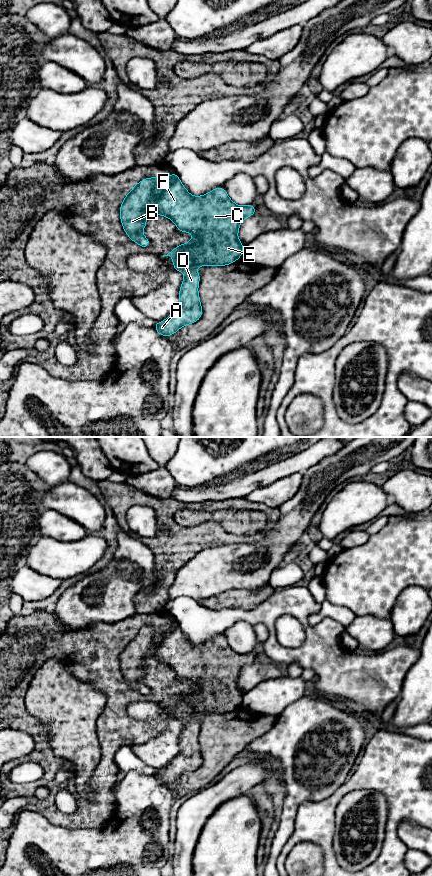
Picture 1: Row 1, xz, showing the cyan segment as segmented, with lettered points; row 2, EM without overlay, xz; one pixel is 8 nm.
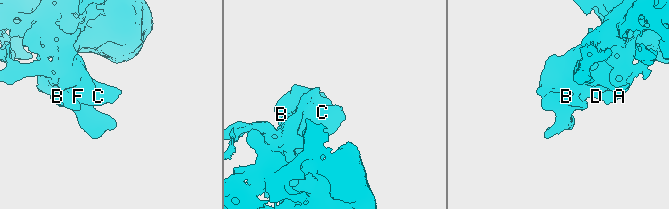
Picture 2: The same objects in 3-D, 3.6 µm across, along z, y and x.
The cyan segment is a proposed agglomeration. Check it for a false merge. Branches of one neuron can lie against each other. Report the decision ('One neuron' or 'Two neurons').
One neuron

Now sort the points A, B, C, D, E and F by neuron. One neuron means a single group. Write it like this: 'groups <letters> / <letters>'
groups A B C D E F

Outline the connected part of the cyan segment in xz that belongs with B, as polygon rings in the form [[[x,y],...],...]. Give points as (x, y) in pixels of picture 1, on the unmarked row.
[[[174,620],[172,623],[167,624],[165,627],[162,627],[158,624],[155,624],[153,626],[144,626],[143,628],[141,628],[139,631],[137,631],[133,637],[131,637],[131,639],[126,643],[126,645],[124,646],[121,654],[120,654],[120,667],[121,667],[121,671],[122,671],[122,675],[124,677],[124,679],[126,680],[126,682],[129,684],[130,688],[132,690],[137,690],[139,692],[139,694],[141,696],[146,696],[148,694],[150,694],[150,688],[142,683],[142,679],[144,678],[144,676],[146,675],[146,668],[148,666],[148,664],[151,661],[155,661],[156,663],[159,664],[166,664],[168,665],[173,671],[176,672],[178,679],[180,680],[189,680],[193,682],[193,687],[191,689],[188,689],[184,692],[181,692],[178,695],[173,696],[167,703],[163,703],[164,704],[171,704],[173,707],[173,714],[176,720],[185,720],[186,723],[182,729],[180,738],[179,738],[179,747],[180,747],[180,752],[179,754],[162,770],[156,770],[155,774],[153,775],[161,784],[163,785],[167,785],[170,783],[175,782],[178,778],[180,778],[181,775],[183,775],[184,773],[188,773],[188,772],[193,772],[195,770],[197,770],[202,762],[202,755],[201,755],[201,750],[200,750],[200,745],[198,742],[198,734],[199,734],[199,730],[200,730],[200,722],[198,719],[195,719],[194,717],[198,714],[225,714],[225,713],[230,713],[231,711],[235,710],[236,708],[239,708],[241,706],[242,700],[243,700],[243,696],[244,696],[244,692],[242,690],[239,689],[238,687],[238,679],[239,679],[239,675],[241,673],[241,670],[247,666],[250,665],[252,663],[254,663],[256,661],[256,656],[254,654],[254,652],[252,653],[246,653],[246,654],[239,654],[237,652],[235,652],[228,644],[226,638],[223,635],[218,635],[213,637],[212,639],[206,641],[203,644],[192,644],[187,638],[186,636],[183,634],[181,628],[179,627],[178,623],[176,620]]]

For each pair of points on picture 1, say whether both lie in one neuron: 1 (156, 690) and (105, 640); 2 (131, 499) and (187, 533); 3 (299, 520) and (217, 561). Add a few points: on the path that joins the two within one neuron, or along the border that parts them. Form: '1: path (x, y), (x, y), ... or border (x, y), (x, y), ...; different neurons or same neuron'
1: path (136, 696), (129, 695), (105, 671), (105, 660); same neuron
2: path (146, 500), (152, 502), (172, 525); same neuron
3: path (276, 544), (268, 566), (251, 576), (241, 575); same neuron

